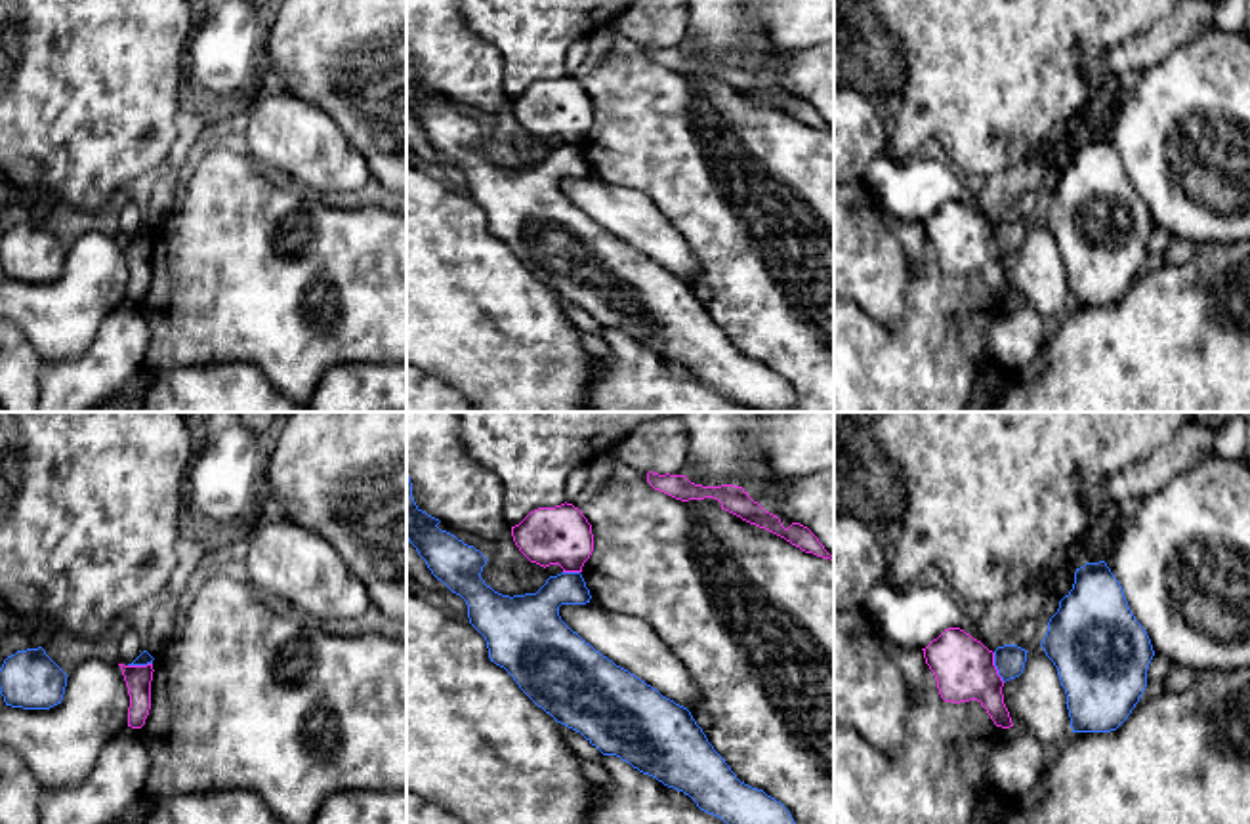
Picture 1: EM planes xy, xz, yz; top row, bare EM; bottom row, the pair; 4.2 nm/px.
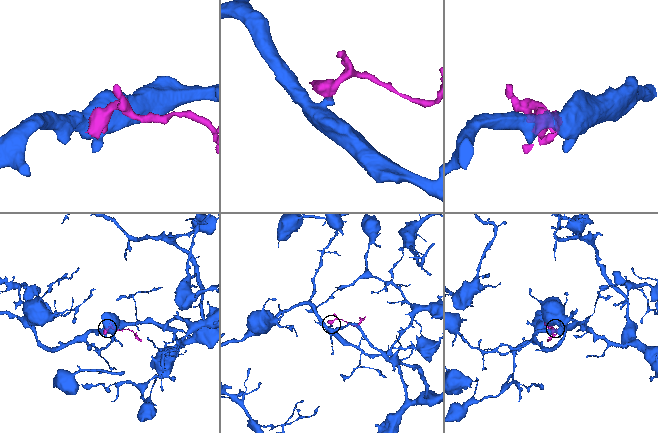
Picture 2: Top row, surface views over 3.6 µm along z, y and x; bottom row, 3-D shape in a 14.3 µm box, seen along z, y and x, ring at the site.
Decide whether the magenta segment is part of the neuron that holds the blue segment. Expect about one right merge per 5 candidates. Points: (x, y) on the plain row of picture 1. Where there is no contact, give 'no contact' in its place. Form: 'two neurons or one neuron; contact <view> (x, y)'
two neurons; contact yz (997, 241)

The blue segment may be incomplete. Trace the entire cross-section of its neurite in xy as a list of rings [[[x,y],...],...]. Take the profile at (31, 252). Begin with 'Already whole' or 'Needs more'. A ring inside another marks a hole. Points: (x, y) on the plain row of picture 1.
Already whole. [[[42,219],[17,223],[0,240],[0,267],[11,280],[50,282],[61,277],[67,250]]]

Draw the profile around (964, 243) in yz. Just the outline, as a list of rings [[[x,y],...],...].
[[[960,200],[945,202],[922,223],[945,275],[977,273],[996,299],[1013,299],[992,223]]]

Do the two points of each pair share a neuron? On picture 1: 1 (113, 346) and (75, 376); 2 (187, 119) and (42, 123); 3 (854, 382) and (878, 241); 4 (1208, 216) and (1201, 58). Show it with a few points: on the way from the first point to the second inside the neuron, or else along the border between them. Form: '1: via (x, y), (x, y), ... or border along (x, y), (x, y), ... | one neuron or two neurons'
1: via (111, 357), (92, 376), (86, 376) | one neuron
2: border along (182, 109), (176, 121), (176, 140), (165, 161) | two neurons
3: border along (907, 290), (894, 325), (874, 321), (854, 300) | two neurons
4: via (1208, 176), (1208, 130), (1201, 121), (1201, 98) | one neuron

